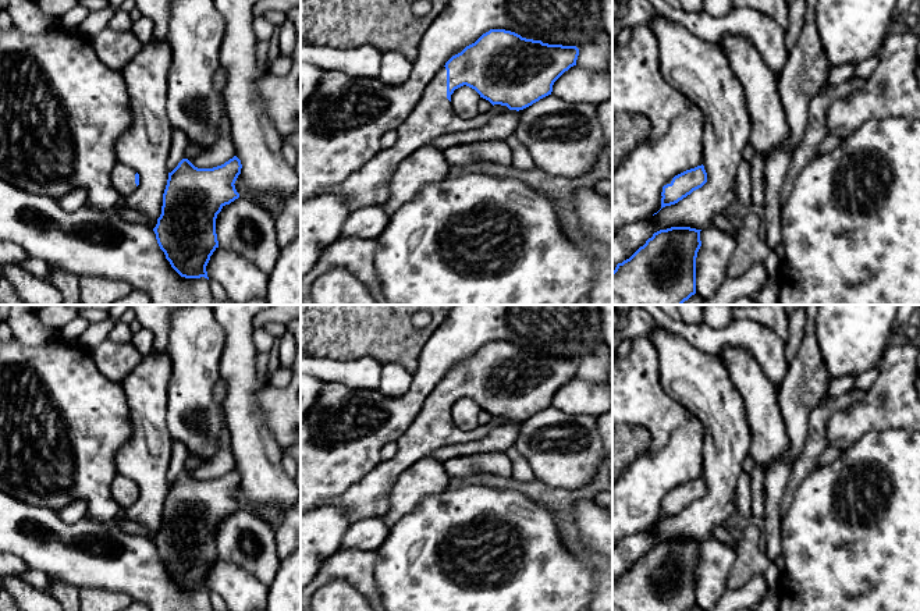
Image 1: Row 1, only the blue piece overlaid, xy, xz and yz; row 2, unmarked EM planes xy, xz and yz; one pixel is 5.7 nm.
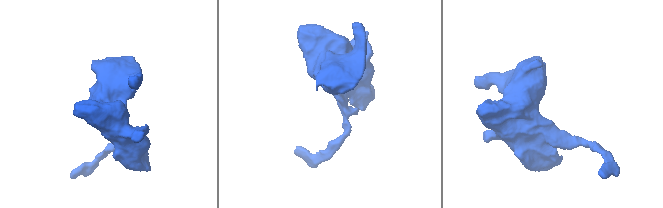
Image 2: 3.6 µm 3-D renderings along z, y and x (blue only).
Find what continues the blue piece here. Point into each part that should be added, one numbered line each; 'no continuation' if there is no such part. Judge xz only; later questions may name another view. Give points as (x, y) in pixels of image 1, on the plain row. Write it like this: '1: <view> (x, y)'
1: xz (433, 427)

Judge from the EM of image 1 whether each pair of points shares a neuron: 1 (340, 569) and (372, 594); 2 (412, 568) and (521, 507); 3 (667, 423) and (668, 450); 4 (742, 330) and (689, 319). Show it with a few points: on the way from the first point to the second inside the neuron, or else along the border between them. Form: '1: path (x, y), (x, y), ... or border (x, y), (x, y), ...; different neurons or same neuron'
1: path (348, 569), (366, 586); same neuron
2: path (439, 540), (475, 515), (493, 514); same neuron
3: path (667, 430), (668, 443); same neuron
4: border (679, 320), (686, 324), (703, 323); different neurons

